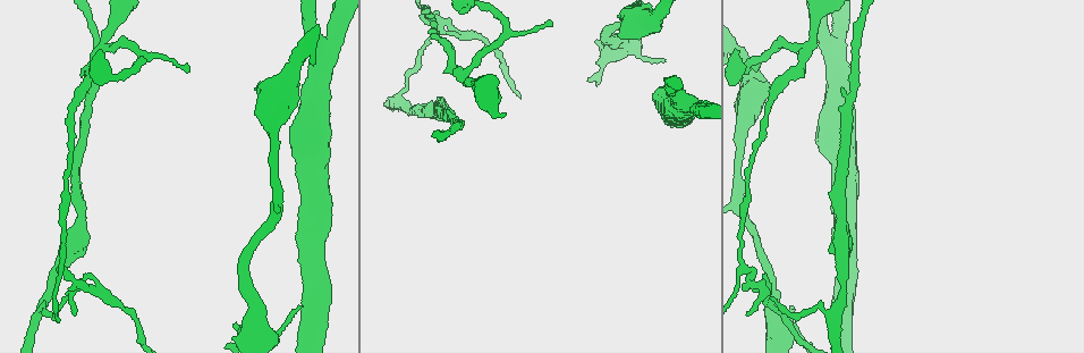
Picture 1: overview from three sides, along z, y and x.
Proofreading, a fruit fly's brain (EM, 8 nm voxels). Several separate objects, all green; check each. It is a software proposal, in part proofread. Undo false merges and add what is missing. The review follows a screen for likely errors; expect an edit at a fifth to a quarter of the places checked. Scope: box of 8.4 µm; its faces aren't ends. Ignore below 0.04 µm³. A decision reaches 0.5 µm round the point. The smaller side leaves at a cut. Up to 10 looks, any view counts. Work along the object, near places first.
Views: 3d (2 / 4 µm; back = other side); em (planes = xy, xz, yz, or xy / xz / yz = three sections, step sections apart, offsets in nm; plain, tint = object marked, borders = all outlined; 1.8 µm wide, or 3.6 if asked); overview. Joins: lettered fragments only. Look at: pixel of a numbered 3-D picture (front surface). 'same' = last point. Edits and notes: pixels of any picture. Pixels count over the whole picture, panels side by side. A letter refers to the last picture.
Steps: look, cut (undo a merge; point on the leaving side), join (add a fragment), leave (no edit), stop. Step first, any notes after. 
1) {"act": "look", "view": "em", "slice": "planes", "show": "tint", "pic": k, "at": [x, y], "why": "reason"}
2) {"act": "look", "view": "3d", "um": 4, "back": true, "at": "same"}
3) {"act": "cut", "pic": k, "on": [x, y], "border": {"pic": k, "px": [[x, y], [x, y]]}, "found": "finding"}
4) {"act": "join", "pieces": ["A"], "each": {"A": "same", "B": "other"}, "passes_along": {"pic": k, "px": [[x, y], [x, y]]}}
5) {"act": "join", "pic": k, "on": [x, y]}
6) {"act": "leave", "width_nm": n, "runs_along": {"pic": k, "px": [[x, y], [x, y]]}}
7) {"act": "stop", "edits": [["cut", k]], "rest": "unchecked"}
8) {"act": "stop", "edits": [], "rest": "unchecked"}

{"act": "look", "view": "3d", "um": 2, "pic": 1, "at": [80, 283], "why": "three arms meet"}

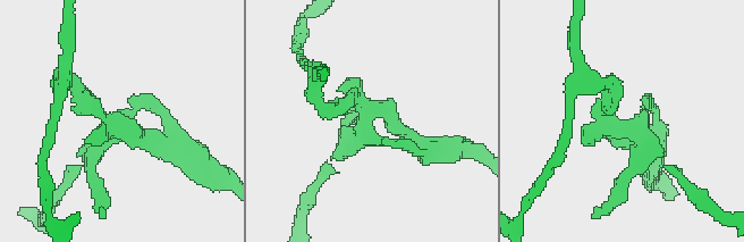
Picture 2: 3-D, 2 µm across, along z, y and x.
{"act": "look", "view": "em", "um": 3.6, "slice": "yz", "step": 16, "show": "tint", "pic": 2, "at": [615, 125]}

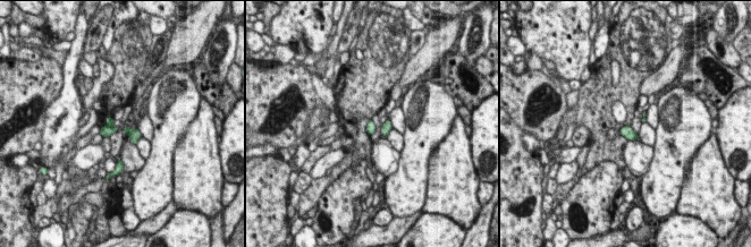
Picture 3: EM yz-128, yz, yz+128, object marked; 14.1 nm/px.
{"act": "look", "view": "em", "um": 3.6, "slice": "planes", "show": "borders", "at": "same", "why": "cut it another way"}

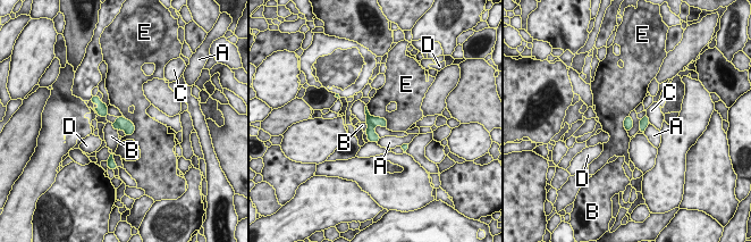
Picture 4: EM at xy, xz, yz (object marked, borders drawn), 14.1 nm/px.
{"act": "cut", "pic": 4, "on": [372, 136], "each": {"A": "other", "B": "other", "C": "other", "D": "other", "E": "other"}, "border": {"pic": 4, "px": [[369, 114], [368, 119], [374, 125]]}, "found": "two neurons meet here"}

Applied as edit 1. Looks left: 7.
{"act": "look", "view": "overview", "why": "see it whole again"}

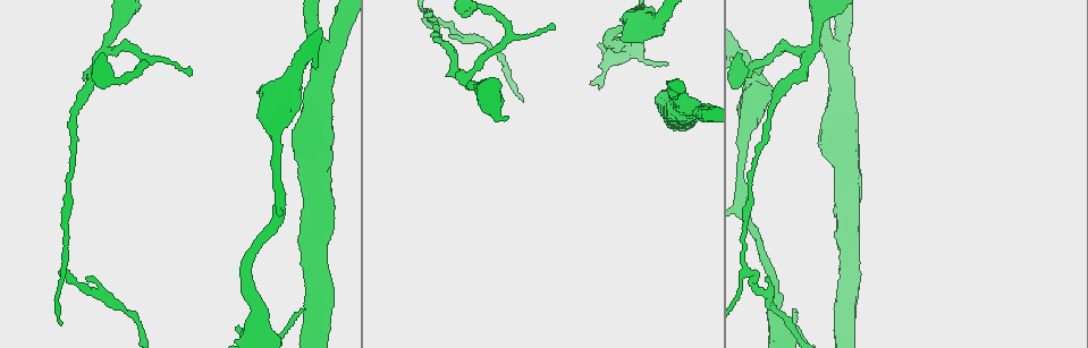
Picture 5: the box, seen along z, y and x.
{"act": "look", "view": "3d", "um": 4, "pic": 5, "at": [809, 50], "why": "side arm on a straight run"}

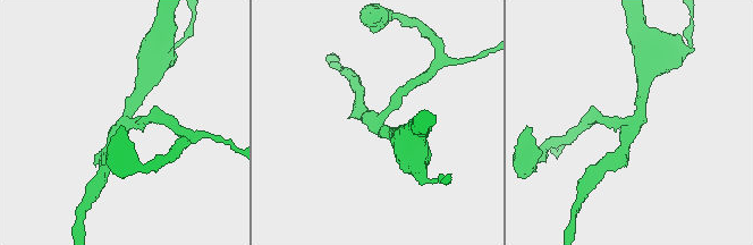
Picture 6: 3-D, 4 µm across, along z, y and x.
{"act": "look", "view": "em", "slice": "xz", "step": 4, "show": "plain", "pic": 6, "at": [123, 122]}

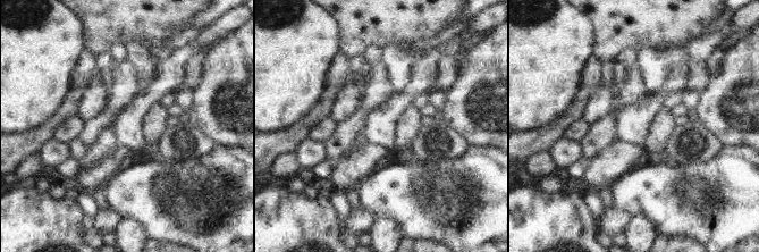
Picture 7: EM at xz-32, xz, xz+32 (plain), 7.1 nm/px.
{"act": "look", "view": "em", "slice": "xz", "step": 4, "show": "borders", "at": "same", "why": "see the neighbours"}

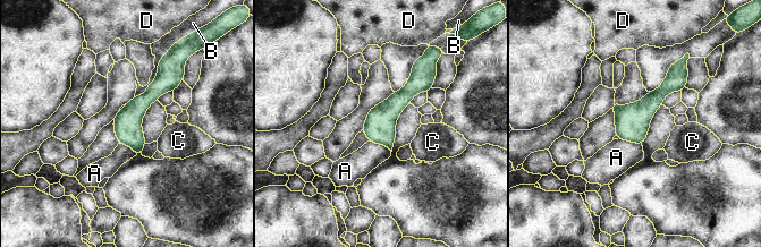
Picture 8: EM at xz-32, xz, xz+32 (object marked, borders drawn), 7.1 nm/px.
{"act": "leave", "width_nm": 200, "each": {"A": "other", "B": "other", "C": "other", "D": "other"}, "found": "all the same neuron"}

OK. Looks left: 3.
{"act": "look", "view": "em", "slice": "planes", "show": "borders", "pic": 5, "at": [303, 308], "why": "free end"}

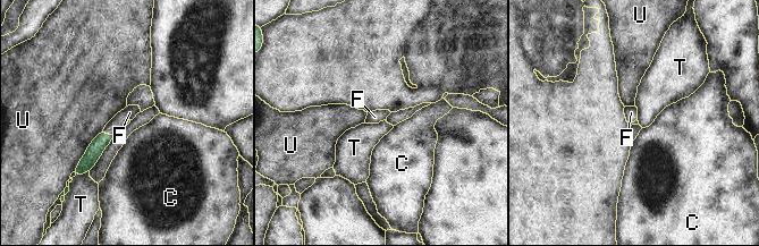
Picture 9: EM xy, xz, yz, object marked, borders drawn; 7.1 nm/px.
{"act": "join", "pieces": ["F"], "each": {"C": "other", "F": "same", "T": "other", "U": "other"}, "passes_along": {"pic": 9, "px": [[94, 151], [117, 130], [129, 112]]}, "found": "it goes on there"}

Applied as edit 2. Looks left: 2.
{"act": "stop", "edits": [["cut", 4], ["join", 9]], "rest": "unchecked"}

